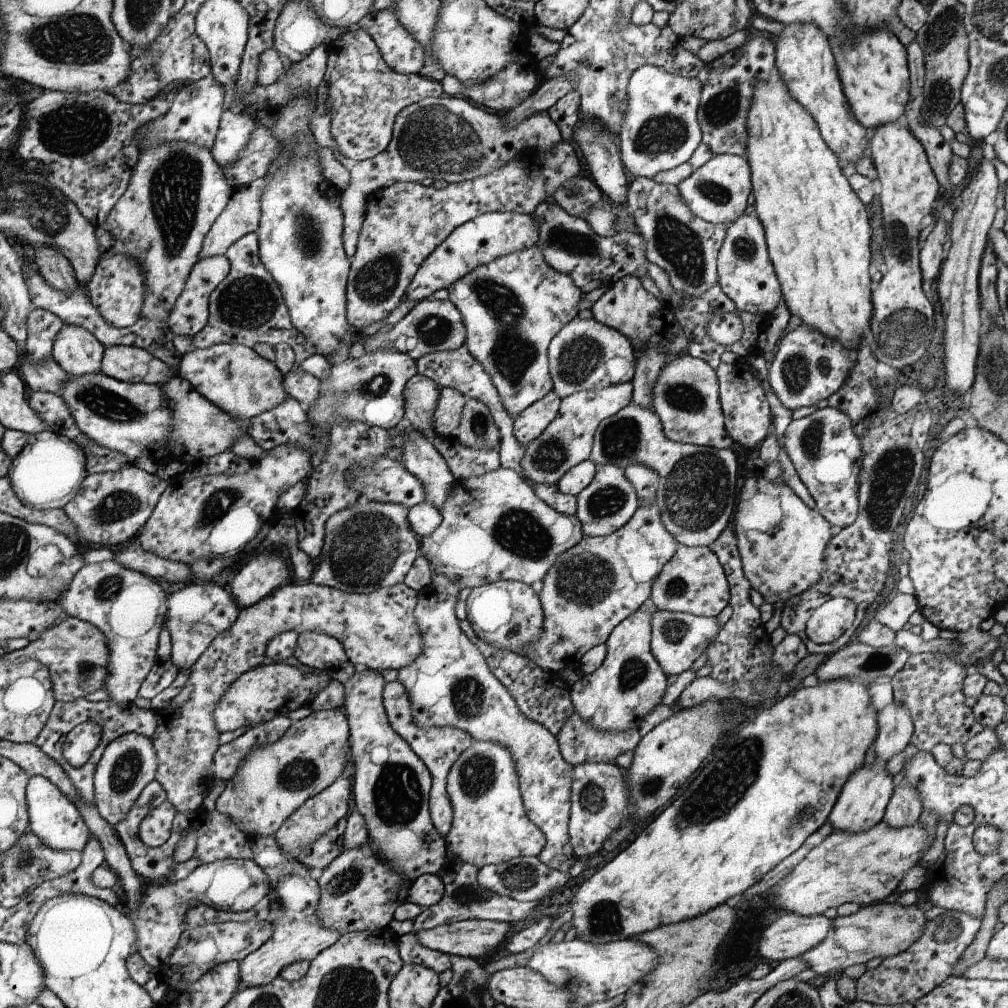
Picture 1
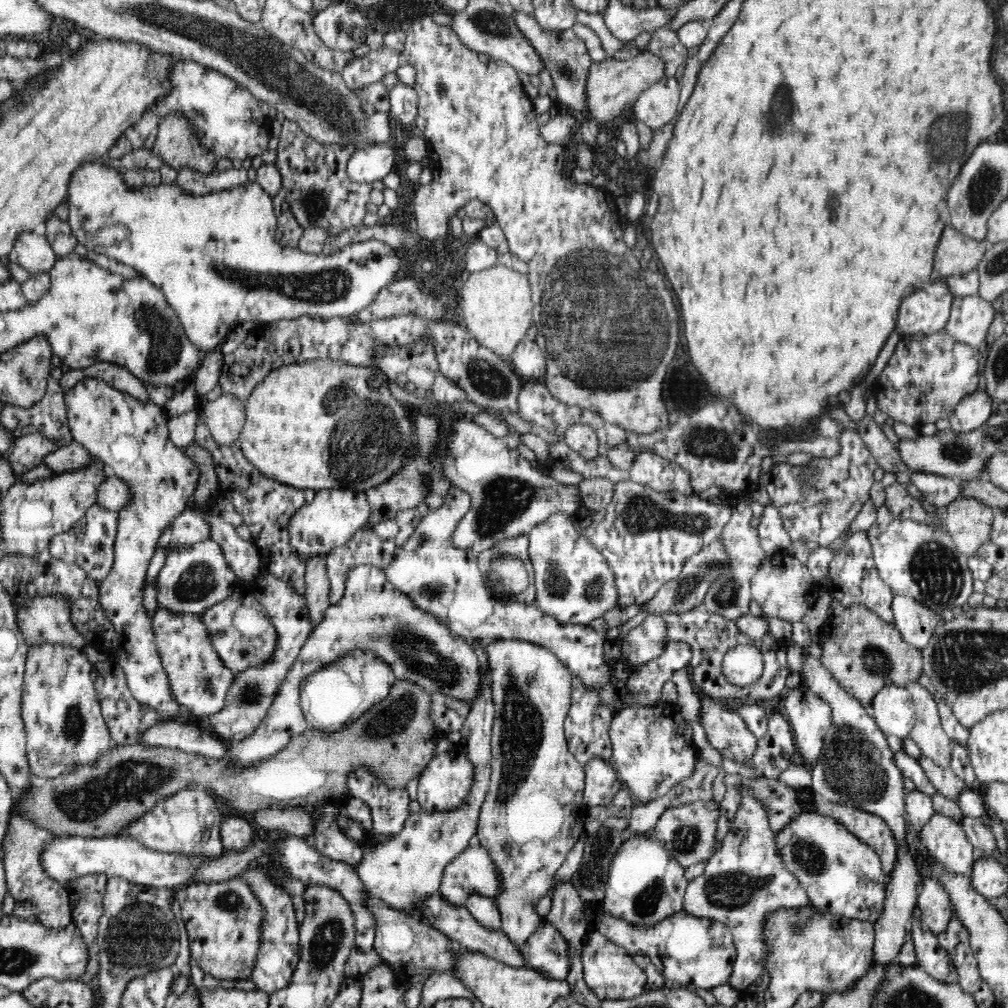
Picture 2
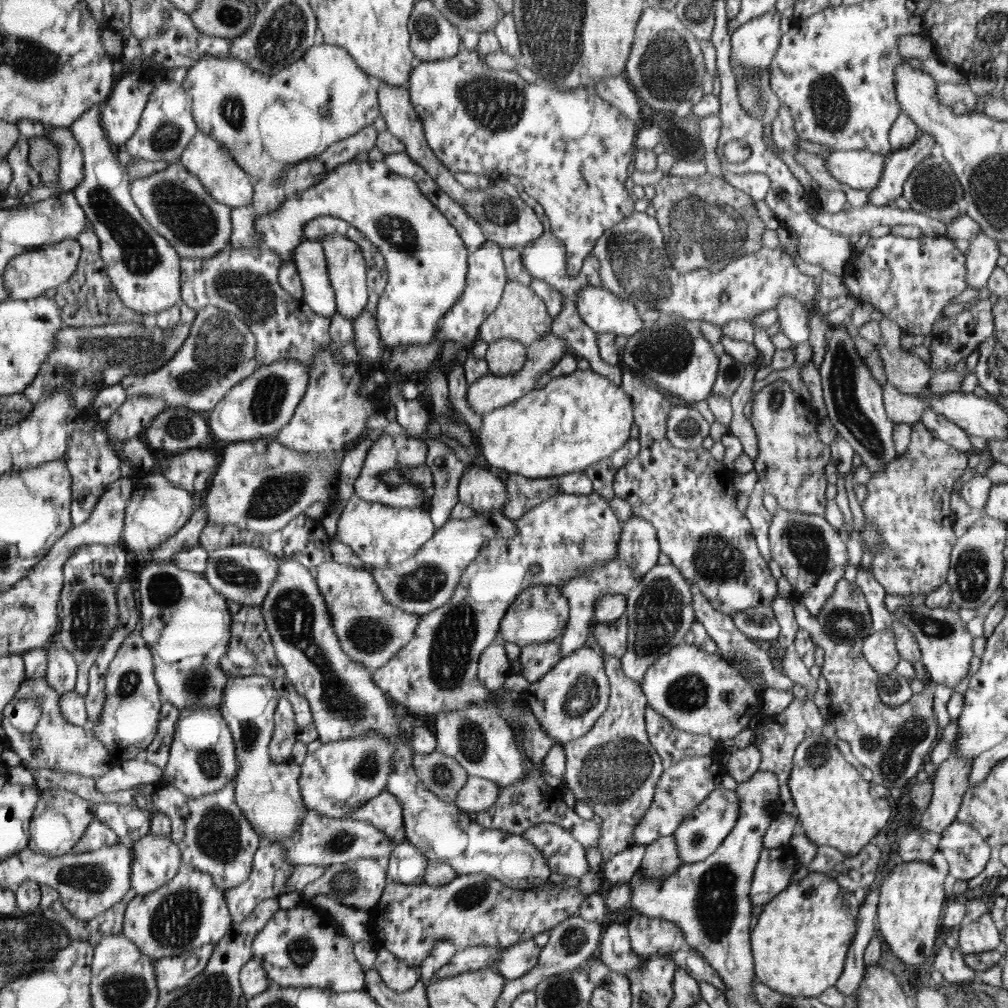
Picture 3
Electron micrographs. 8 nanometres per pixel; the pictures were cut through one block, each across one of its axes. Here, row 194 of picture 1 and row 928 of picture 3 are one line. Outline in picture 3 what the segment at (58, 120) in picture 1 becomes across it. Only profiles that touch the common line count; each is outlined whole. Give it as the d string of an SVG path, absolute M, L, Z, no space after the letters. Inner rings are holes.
M59 898L50 908L43 910L42 914L48 920L58 922L66 930L71 941L84 941L95 948L106 935L119 933L126 908L126 902L120 901L120 904L116 904L116 908L110 908L108 912L84 922L68 912Z

